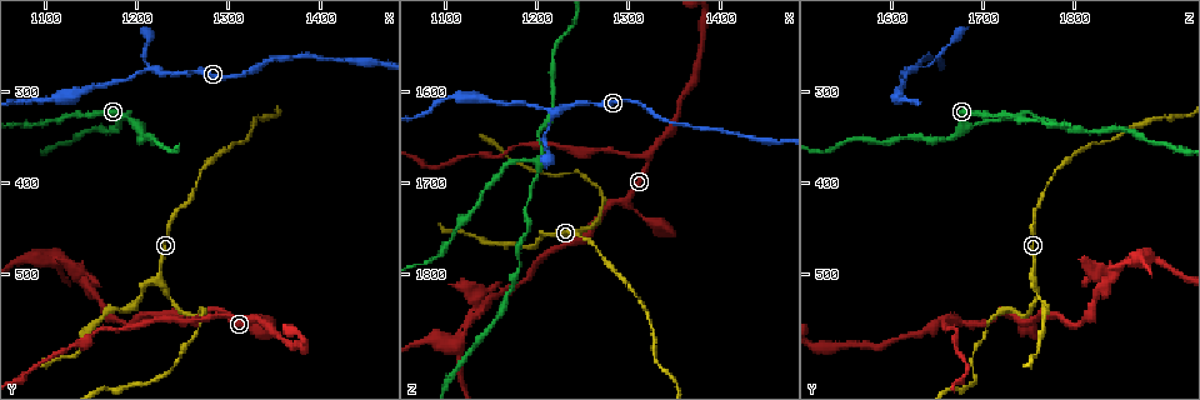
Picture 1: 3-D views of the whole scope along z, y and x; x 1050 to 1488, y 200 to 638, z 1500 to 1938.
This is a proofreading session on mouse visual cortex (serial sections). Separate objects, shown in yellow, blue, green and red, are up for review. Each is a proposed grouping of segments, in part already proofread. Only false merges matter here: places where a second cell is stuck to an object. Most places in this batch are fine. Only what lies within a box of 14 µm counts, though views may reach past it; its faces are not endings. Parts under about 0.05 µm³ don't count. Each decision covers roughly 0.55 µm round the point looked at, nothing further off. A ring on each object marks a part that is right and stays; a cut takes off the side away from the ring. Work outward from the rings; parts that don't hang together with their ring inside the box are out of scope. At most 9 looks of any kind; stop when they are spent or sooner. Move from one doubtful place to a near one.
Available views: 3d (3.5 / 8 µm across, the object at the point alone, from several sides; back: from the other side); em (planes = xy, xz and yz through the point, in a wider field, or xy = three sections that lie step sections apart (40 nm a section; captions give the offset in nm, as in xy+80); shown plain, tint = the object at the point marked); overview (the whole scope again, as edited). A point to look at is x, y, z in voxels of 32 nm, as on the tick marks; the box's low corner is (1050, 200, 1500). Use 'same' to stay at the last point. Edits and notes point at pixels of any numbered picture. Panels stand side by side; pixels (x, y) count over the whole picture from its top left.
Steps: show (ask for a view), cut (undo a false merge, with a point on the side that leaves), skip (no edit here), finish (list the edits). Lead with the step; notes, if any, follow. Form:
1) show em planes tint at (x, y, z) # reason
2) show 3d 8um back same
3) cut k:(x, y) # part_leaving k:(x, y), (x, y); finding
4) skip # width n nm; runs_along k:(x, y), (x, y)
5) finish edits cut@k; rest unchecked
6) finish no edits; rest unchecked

show 3d 3.5um at (1200, 335, 1680) # side arm on a straight run

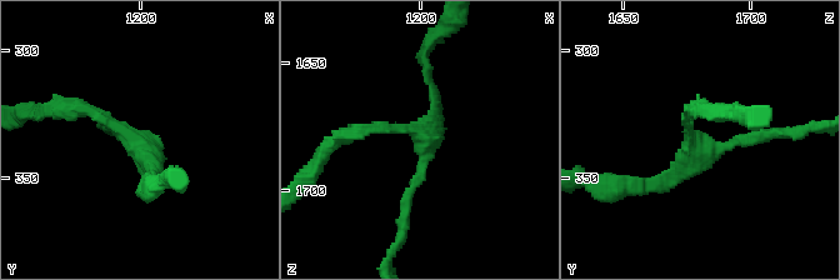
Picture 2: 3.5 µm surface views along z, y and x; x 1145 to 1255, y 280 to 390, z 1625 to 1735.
show em xy step 3 tint at (1200, 338, 1678) # arms 3; arm_widths 150, 150, 200 nm; need the tissue

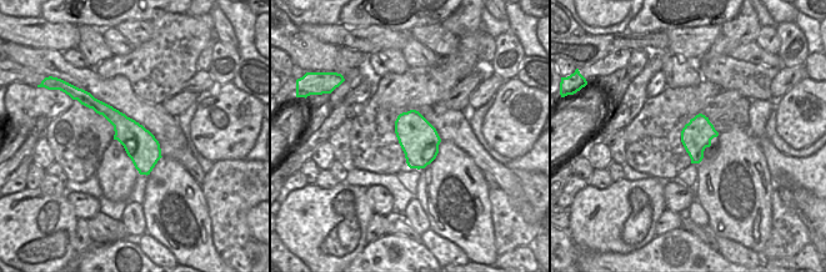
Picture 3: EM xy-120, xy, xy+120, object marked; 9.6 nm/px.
skip # runs_along 2:(353, 131), (383, 125), (425, 138), (406, 209); continuous, no second cell

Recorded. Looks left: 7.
show 3d 3.5um at (1220, 275, 1620)

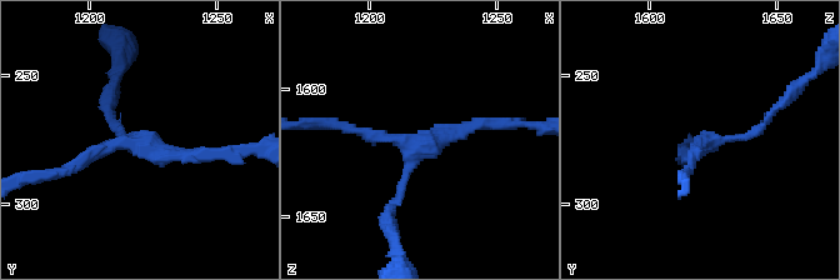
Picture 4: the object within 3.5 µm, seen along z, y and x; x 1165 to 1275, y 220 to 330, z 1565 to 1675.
show em xy step 2 tint at (1221, 278, 1621) # arms 3; arm_widths 100, 150, 150 nm

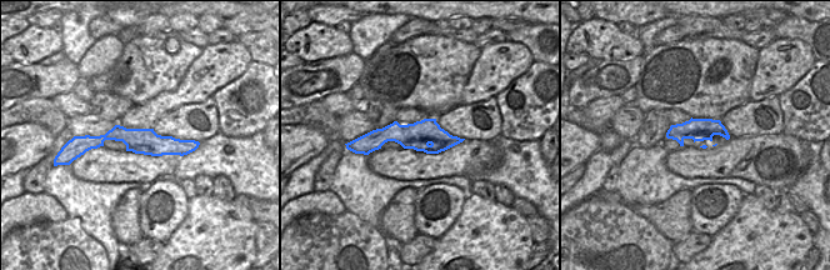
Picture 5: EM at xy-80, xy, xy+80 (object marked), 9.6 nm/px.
skip # runs_along 4:(216, 153), (121, 141), (68, 169); one cell here

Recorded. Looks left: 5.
show 3d 3.5um at (1225, 500, 1755) # arms part here

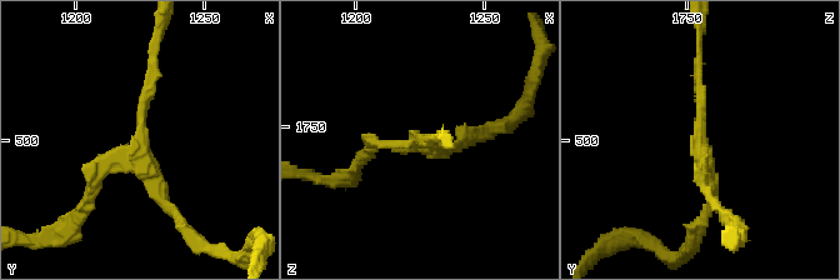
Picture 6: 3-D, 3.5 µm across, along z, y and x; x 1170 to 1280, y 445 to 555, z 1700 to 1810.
show em xy step 5 tint at (1227, 502, 1755)

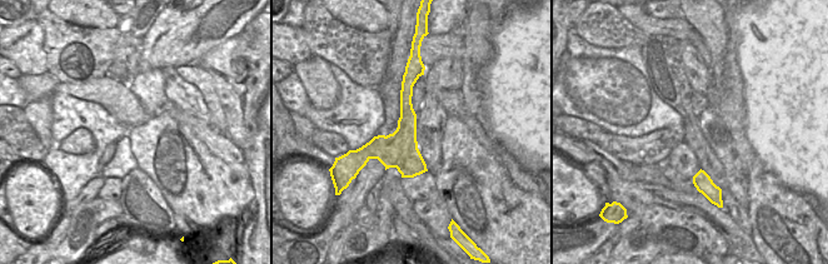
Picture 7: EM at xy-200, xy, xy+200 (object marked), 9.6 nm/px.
cut 6:(89, 203) # part_leaving 6:(116, 156), (74, 223), (39, 238); two cells meet here

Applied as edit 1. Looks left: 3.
finish edits cut@6; rest unchecked

